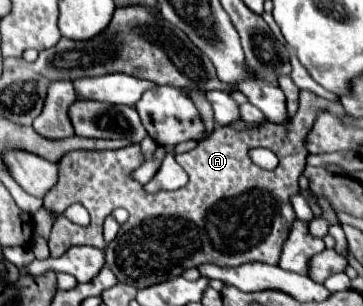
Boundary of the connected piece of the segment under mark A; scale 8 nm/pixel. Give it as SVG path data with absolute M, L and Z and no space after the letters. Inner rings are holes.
M300 91L300 107L298 113L286 125L254 125L248 129L232 129L216 127L212 135L198 143L194 149L176 155L180 167L188 173L188 183L176 191L158 191L146 193L140 183L130 179L130 173L142 165L142 153L138 145L128 145L118 151L70 151L58 161L58 183L44 197L44 205L56 211L60 217L56 219L50 233L52 253L64 251L64 223L70 223L62 213L72 205L80 203L84 207L94 207L94 195L102 195L104 207L124 207L130 211L128 221L120 227L114 241L110 241L104 249L106 265L118 277L118 283L134 285L136 289L144 289L150 285L158 285L160 281L168 281L168 277L180 277L186 269L214 263L220 267L240 267L250 261L260 261L266 265L276 265L280 257L282 243L290 233L290 225L296 215L290 205L290 197L298 193L298 177L306 167L306 157L310 155L306 149L306 133L314 127L314 121L320 111L328 111L336 117L344 117L346 111L338 101L326 101L310 91ZM256 148L271 149L278 157L278 167L274 171L260 169L248 157L248 151Z

